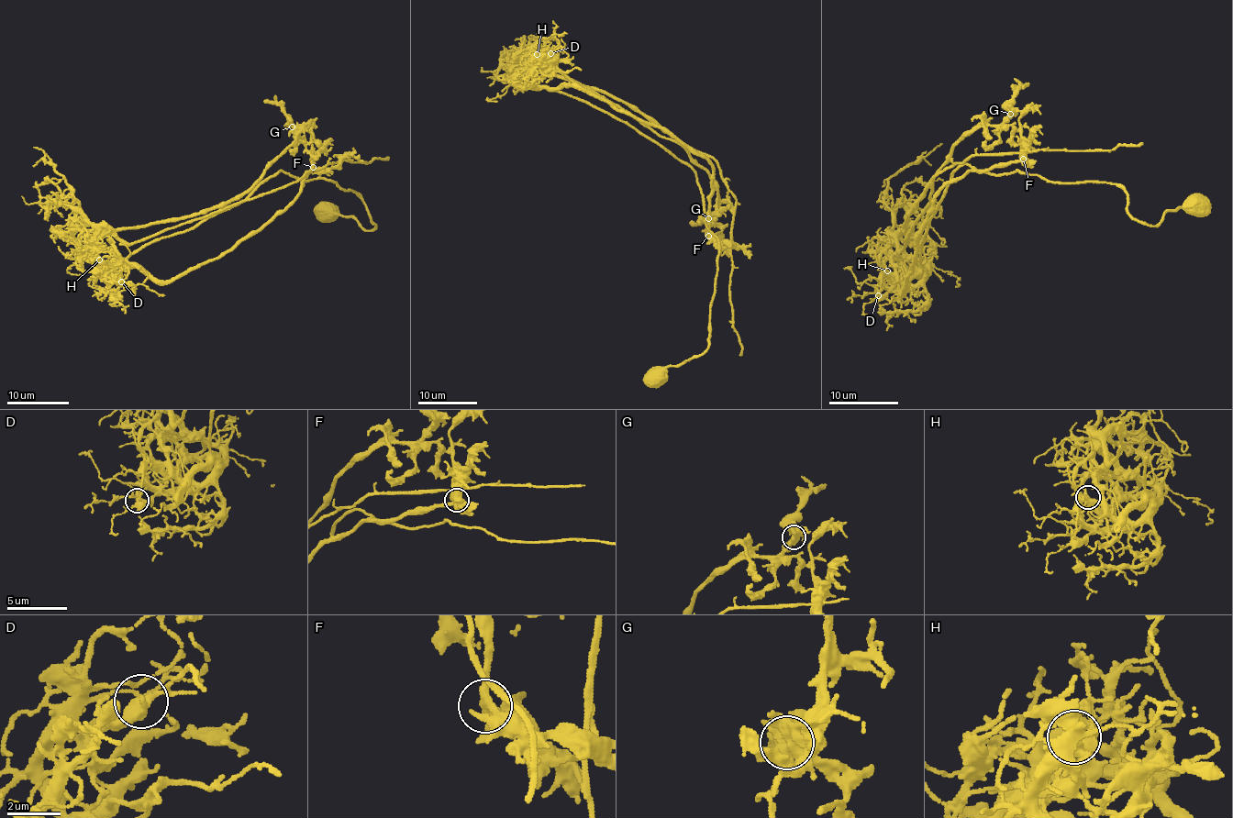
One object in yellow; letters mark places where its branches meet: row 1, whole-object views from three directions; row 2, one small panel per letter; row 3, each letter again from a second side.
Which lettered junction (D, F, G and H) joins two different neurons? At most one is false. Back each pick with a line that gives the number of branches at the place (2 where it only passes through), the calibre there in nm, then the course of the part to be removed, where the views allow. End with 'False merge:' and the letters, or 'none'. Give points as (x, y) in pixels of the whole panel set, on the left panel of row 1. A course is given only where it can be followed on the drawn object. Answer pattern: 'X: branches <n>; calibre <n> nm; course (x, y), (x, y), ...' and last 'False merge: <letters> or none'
H: branches 4; calibre 340 nm; course (99, 260), (94, 237), (108, 229), (134, 244), (286, 185), (328, 163), (343, 160), (371, 162), (387, 157)
False merge: H

